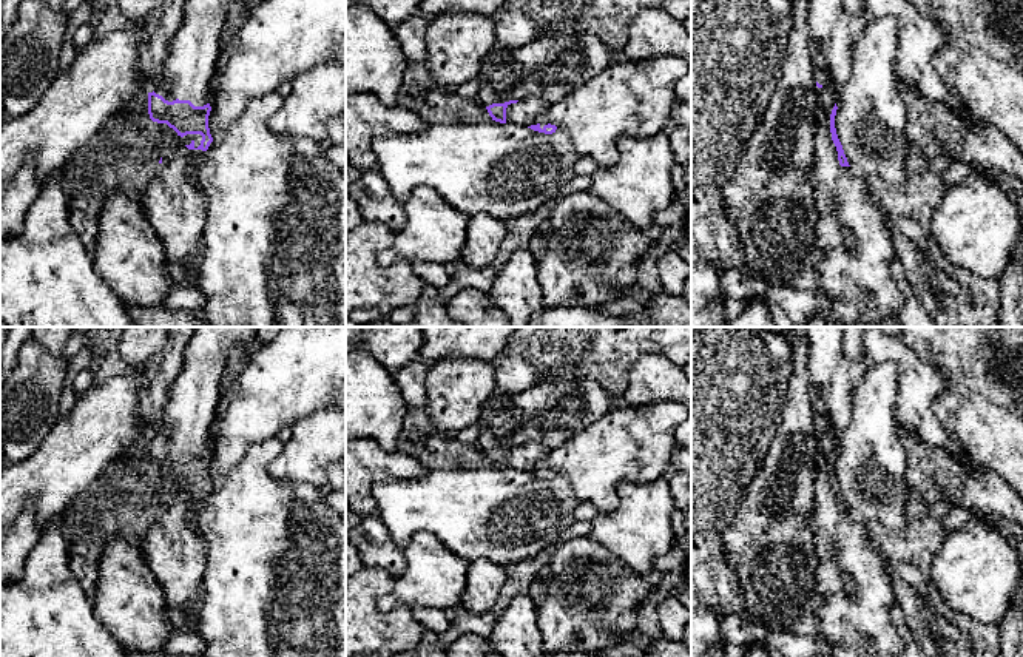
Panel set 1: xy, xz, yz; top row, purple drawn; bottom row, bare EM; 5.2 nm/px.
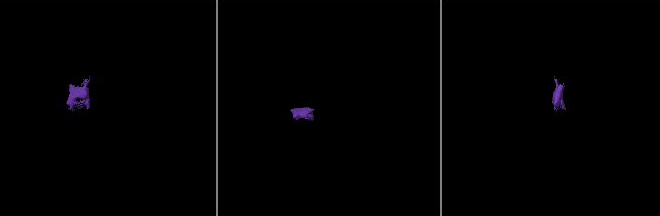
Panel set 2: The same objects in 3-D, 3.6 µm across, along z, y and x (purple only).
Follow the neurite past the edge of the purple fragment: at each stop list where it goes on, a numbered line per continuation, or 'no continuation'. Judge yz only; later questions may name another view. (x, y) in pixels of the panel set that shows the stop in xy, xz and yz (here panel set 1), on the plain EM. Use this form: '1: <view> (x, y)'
1: yz (832, 378)

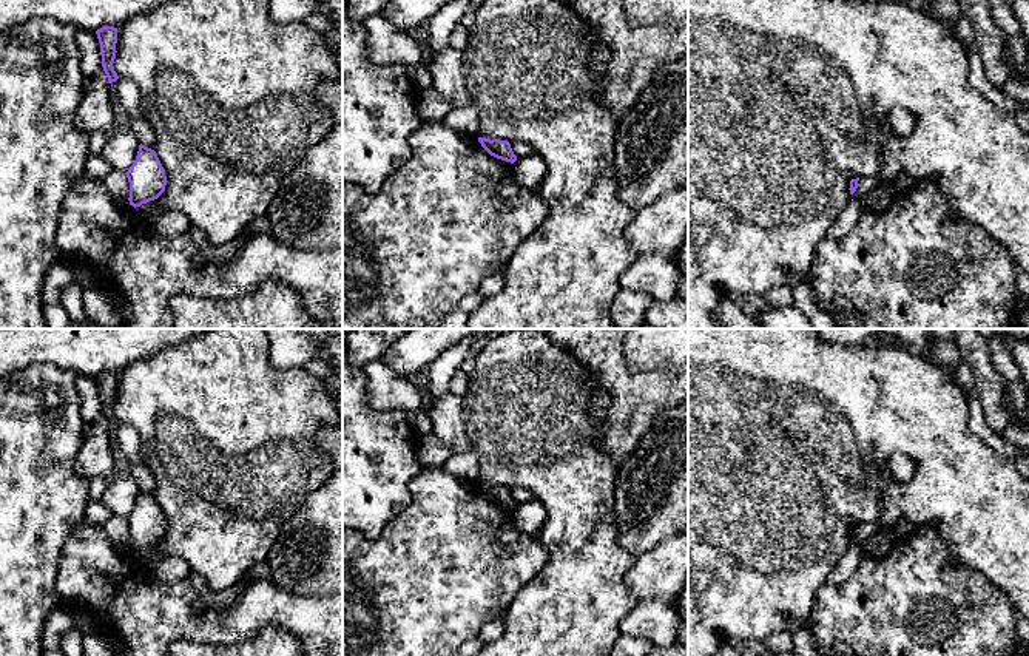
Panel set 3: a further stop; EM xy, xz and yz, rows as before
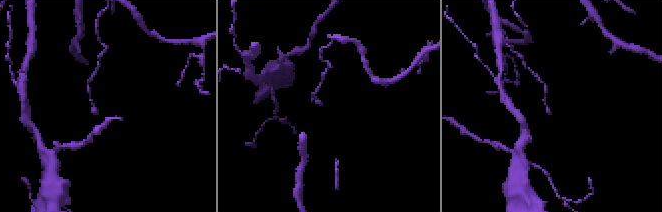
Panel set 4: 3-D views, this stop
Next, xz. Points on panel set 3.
no continuation

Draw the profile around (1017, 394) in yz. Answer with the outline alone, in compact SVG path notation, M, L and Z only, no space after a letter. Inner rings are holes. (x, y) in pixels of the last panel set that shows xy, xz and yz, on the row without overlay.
M1023 380L1006 383L1006 407L1017 426L1029 426L1029 389Z

